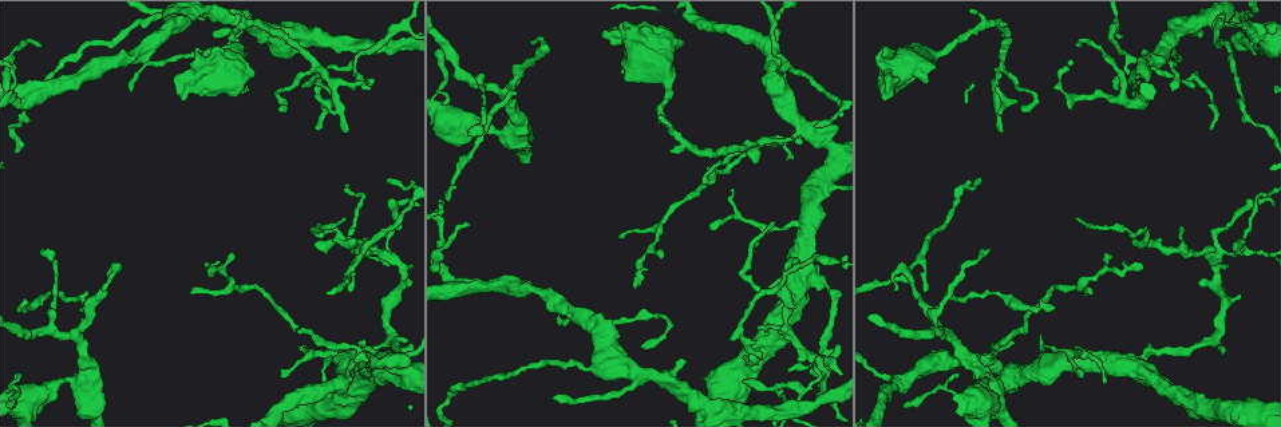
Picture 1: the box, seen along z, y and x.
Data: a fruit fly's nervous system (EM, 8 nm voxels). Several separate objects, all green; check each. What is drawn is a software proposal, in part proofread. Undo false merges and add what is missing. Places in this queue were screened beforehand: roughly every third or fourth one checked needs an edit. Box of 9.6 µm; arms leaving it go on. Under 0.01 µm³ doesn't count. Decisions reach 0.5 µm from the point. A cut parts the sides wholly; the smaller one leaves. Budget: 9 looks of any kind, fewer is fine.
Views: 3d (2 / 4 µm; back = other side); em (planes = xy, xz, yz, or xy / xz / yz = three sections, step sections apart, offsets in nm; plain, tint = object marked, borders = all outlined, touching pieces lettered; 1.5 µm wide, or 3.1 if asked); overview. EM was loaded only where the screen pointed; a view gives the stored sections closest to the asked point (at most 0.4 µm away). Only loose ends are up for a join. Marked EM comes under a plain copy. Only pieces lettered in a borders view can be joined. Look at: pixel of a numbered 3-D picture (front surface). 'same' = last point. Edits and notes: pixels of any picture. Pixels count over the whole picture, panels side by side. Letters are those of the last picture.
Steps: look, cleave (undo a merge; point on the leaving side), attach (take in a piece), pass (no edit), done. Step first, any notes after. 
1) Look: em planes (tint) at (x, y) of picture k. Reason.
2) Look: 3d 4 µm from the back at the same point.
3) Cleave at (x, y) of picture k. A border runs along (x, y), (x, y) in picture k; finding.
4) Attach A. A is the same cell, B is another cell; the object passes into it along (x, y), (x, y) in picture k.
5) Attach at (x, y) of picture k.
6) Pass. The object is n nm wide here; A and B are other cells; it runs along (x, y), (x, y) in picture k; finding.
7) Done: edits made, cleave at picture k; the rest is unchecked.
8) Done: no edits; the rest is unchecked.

Look: 3d 4 µm at (1115, 87) of picture 1. Free end.

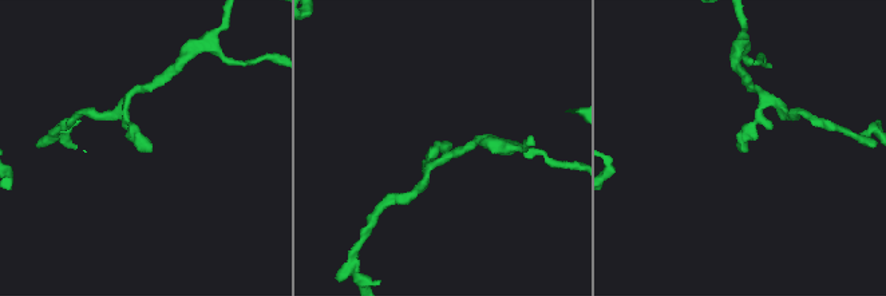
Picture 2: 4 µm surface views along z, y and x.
Look: em xy step 4 (tint) at (149, 150) of picture 2.

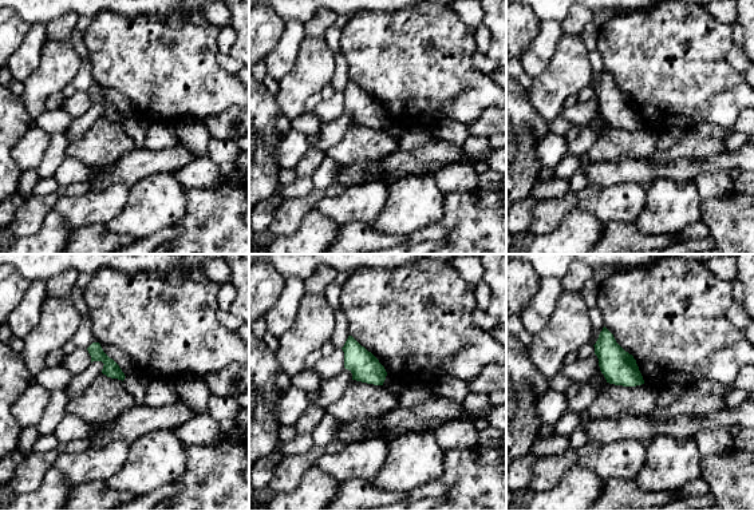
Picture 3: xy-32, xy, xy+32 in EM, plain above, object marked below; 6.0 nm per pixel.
Look: em planes (borders) at the same point.

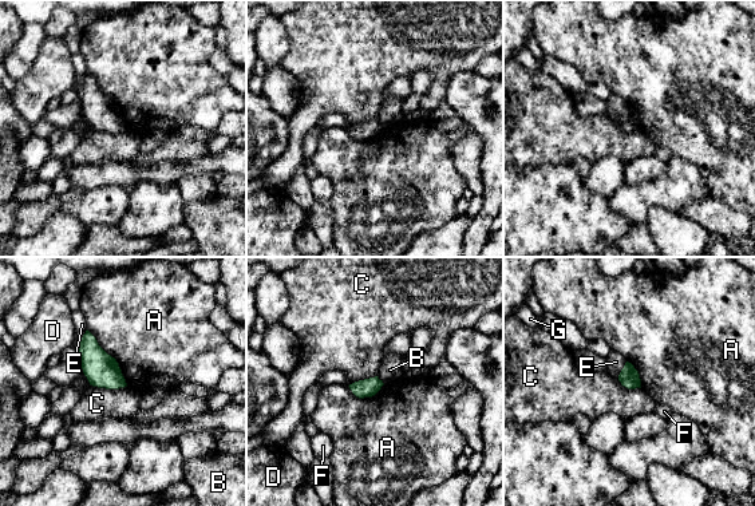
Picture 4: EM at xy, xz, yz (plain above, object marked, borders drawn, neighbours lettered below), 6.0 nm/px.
Pass. The object is 110 nm wide here; A, B, C, D, E, F and G are other cells; a border runs along (90, 384), (98, 388), (126, 387) in picture 4; no lettered piece goes on from it.

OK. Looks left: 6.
Look: 3d 4 µm at (1078, 218) of picture 1. An open end.

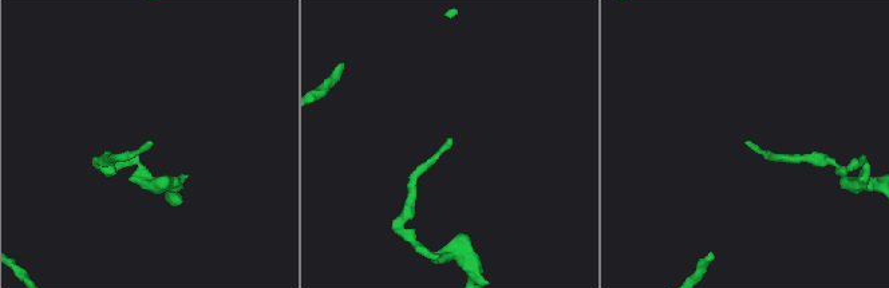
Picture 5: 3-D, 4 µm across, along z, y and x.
Look: em xz step 8 (tint) at (452, 138) of picture 5. Now the EM.

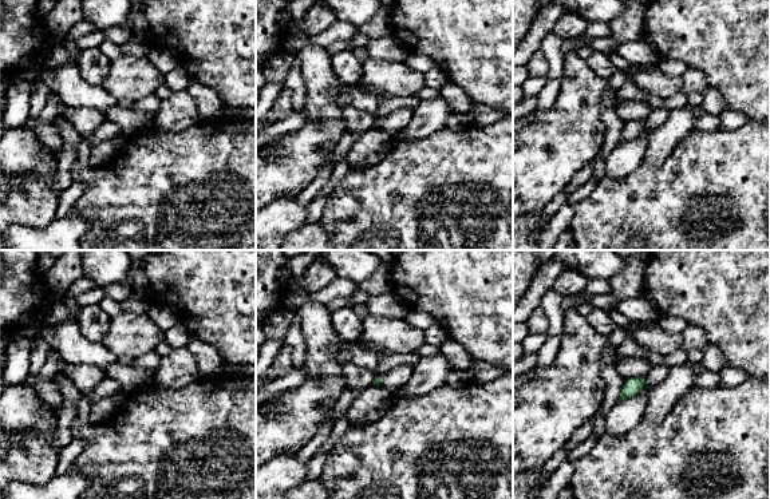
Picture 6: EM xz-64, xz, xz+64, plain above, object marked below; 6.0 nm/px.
Look: em xy step 4 (borders) at the same point. Another direction.

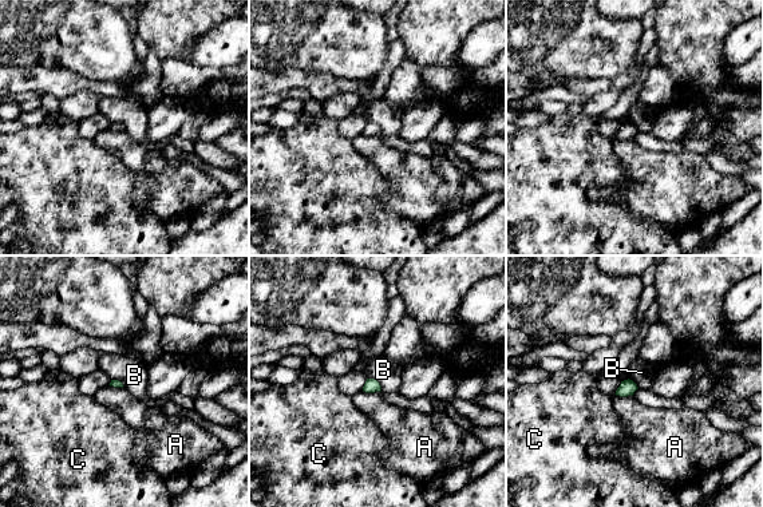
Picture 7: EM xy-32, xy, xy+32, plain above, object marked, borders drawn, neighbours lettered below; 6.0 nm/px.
Pass. A, B and C are other cells; a border runs along (368, 377), (374, 377), (382, 391) in picture 7; none of them fits.

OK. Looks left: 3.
Look: 3d 4 µm at (180, 97) of picture 1. Stops while still wide.

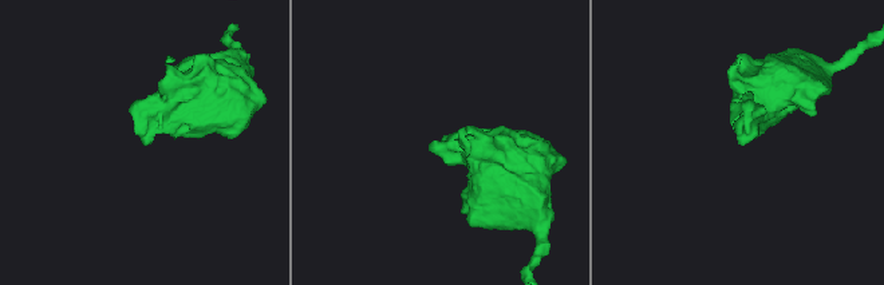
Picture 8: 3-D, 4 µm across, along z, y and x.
Look: em planes (borders) at (142, 138) of picture 8. Need the tissue.

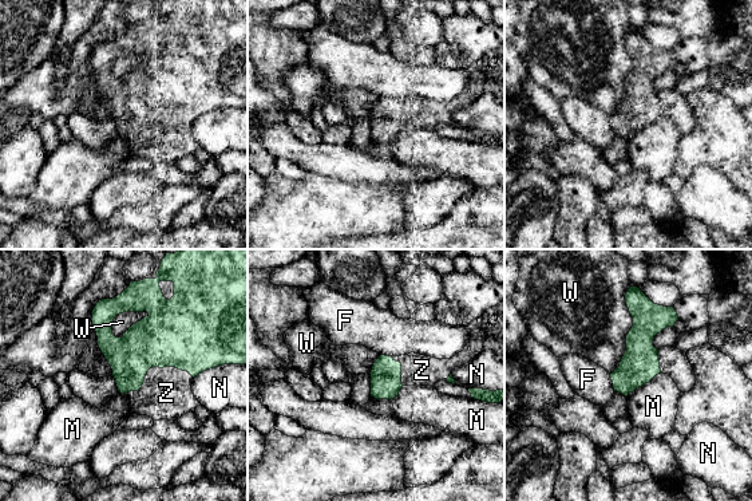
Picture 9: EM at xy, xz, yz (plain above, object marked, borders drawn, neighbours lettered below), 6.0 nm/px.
Attach Z. The longest contact is with Z, 420 nm; Z is the same cell, F, M, N and W are other cells; the neuron continues.

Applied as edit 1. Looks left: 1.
Look: em planes (borders) at (311, 62) of picture 1. Two arms in line, one across.

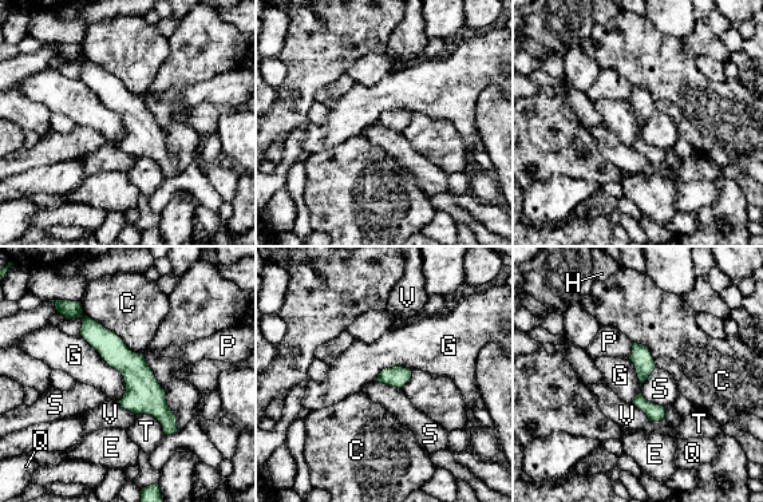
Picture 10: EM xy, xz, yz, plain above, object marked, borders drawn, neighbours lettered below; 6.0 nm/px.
Pass. The object is 130 nm wide here; C, E, G, H, P, Q, S, T and V are other cells; it runs along (76, 313), (137, 374), (173, 430) in picture 10; continuous, no second neuron.

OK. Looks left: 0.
Done: edits made, attach at picture 9; the rest is unchecked.

